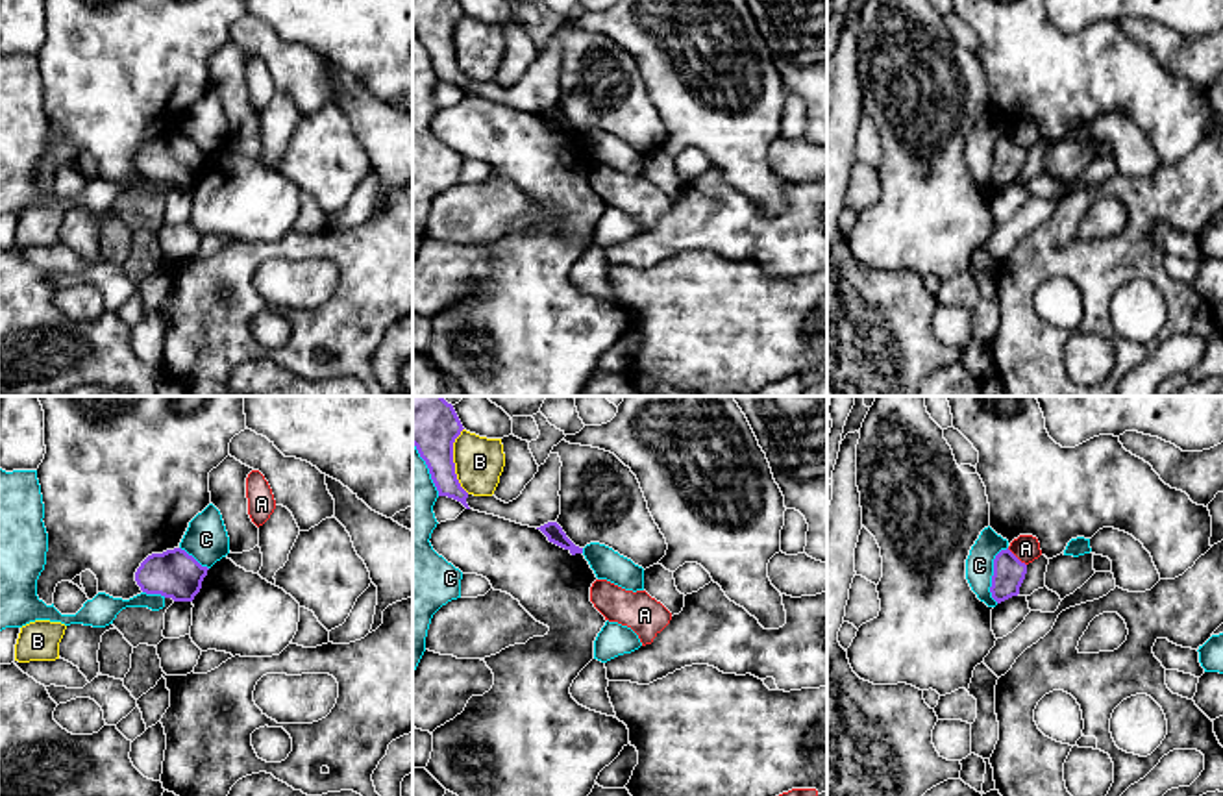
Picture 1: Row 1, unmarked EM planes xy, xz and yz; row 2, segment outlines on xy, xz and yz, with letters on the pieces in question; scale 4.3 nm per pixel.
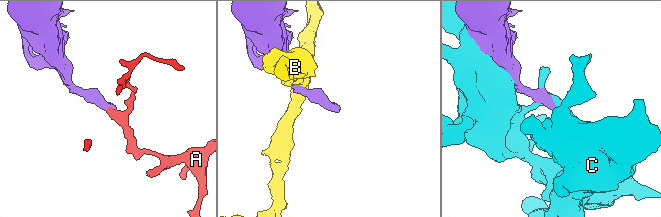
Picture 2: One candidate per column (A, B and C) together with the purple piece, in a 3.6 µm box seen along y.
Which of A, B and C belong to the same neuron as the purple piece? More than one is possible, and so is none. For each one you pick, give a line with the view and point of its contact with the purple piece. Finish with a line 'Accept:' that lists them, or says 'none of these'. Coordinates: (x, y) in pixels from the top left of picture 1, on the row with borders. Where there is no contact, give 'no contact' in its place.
Accept: none of these

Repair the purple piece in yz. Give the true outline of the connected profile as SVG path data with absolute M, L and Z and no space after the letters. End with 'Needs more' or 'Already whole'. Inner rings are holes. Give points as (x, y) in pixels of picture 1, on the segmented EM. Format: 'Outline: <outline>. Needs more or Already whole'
Outline: M1008 548L1001 550L994 559L992 598L1001 603L1019 594L1025 579L1027 565L1021 563Z. Already whole

